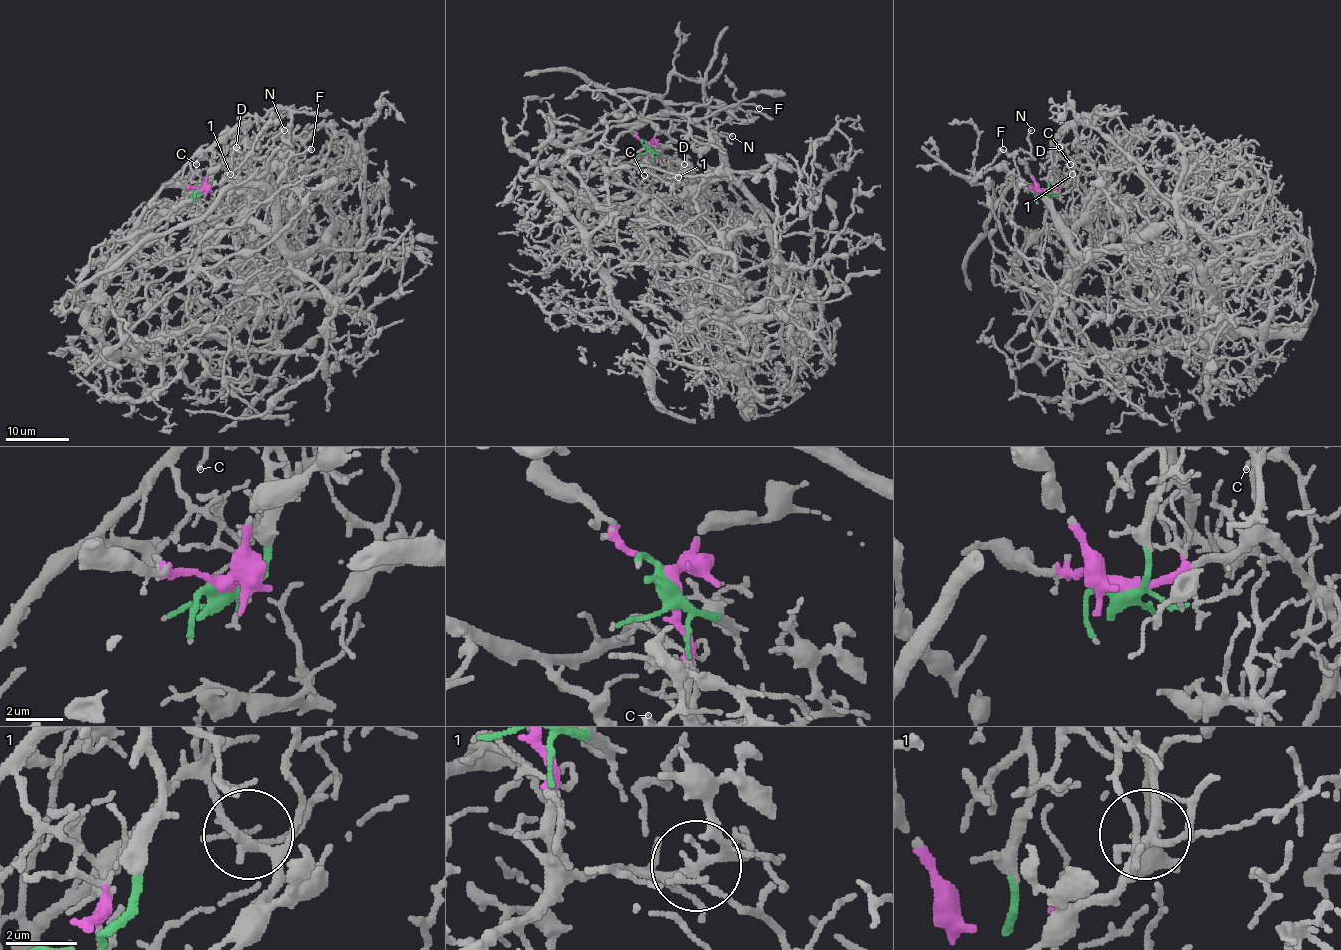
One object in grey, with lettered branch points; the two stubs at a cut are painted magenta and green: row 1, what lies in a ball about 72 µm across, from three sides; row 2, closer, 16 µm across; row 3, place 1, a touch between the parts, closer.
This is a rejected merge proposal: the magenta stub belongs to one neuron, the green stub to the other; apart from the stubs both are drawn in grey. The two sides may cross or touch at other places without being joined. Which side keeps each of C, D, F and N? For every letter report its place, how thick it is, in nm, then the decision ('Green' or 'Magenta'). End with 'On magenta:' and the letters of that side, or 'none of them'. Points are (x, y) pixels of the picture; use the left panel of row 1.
C: Place: (196, 164). Thickness 80 nm. Magenta
D: Place: (236, 147). Thickness 130 nm. Magenta
F: Place: (311, 149). Thickness 200 nm. Magenta
N: Place: (284, 130). Thickness 160 nm. Magenta
On magenta: C, D, F, N

